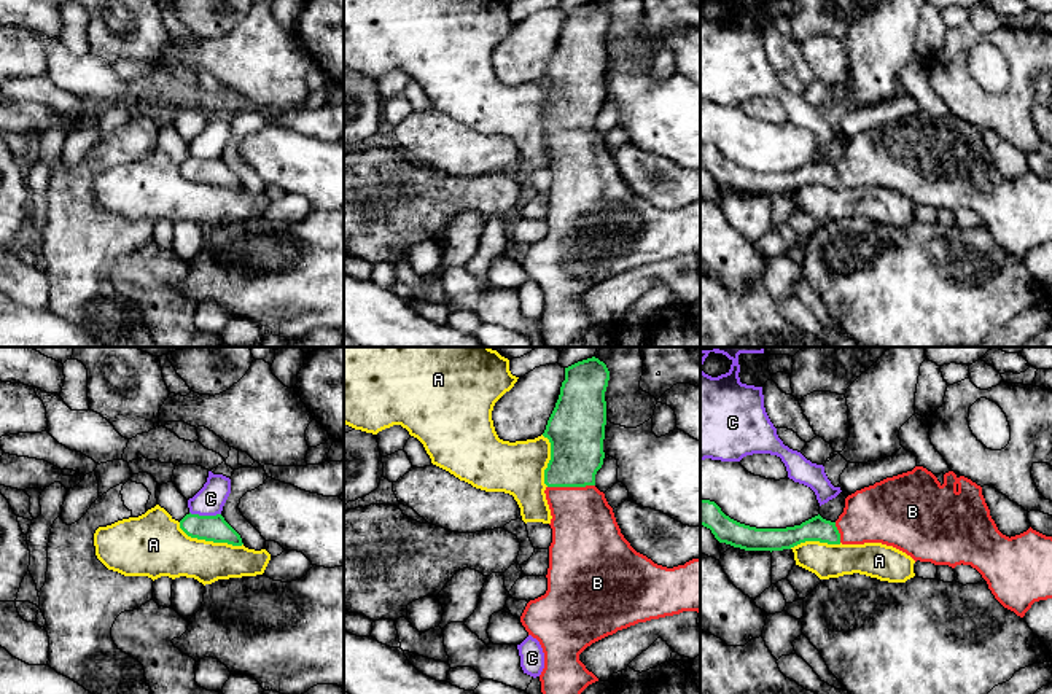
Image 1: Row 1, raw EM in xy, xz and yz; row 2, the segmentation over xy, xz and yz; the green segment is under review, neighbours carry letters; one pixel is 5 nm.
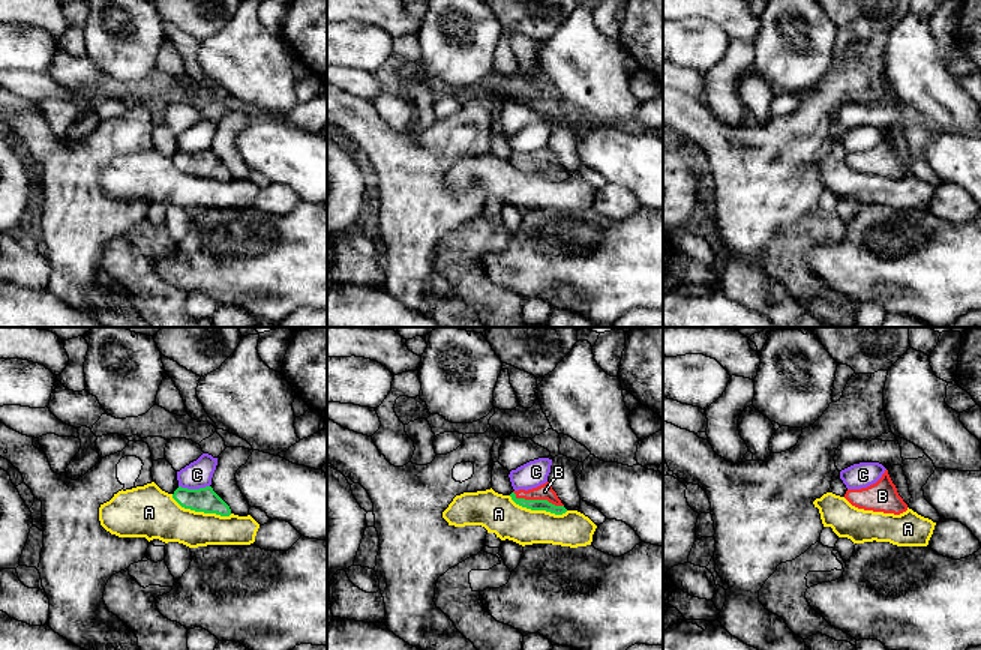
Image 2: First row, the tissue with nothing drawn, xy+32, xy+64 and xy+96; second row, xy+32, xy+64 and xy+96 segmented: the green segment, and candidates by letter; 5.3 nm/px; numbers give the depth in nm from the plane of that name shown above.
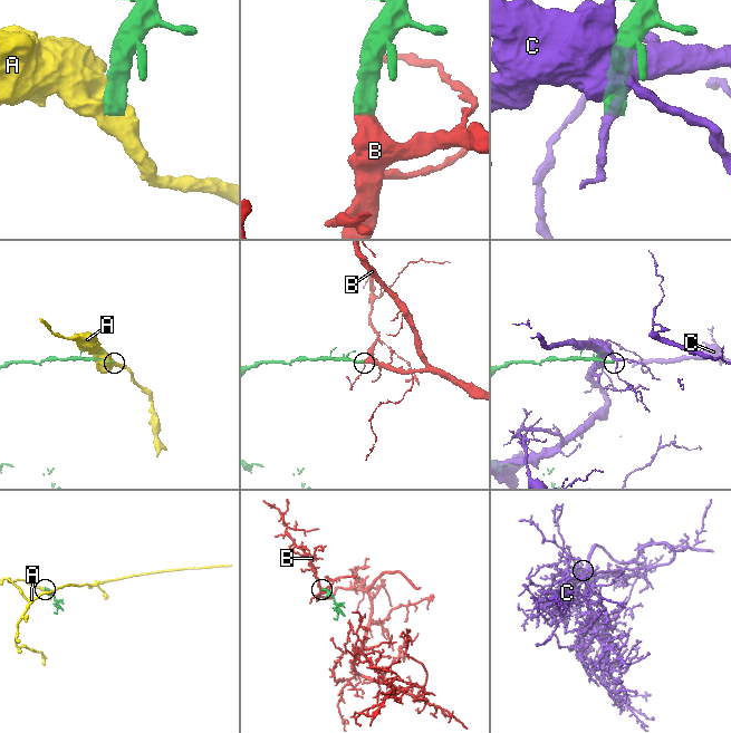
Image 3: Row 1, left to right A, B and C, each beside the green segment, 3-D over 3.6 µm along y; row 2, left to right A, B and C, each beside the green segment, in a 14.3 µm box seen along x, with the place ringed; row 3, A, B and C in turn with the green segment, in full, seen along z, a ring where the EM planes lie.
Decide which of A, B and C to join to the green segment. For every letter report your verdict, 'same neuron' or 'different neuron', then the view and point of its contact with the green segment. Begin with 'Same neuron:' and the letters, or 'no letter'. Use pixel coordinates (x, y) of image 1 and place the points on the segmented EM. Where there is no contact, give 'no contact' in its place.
Same neuron: B
A: different neuron | xy (209, 540)
B: same neuron | xz (570, 486)
C: different neuron | xy (206, 516)

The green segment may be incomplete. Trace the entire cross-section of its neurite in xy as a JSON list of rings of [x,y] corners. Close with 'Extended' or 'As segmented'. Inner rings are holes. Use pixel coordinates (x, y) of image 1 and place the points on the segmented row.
[[[189,513],[180,520],[180,528],[191,538],[228,543],[232,546],[244,544],[240,535],[224,520],[221,514],[199,516]]]. As segmented

